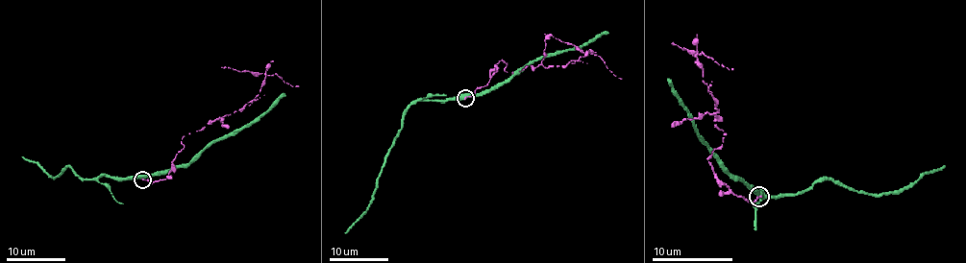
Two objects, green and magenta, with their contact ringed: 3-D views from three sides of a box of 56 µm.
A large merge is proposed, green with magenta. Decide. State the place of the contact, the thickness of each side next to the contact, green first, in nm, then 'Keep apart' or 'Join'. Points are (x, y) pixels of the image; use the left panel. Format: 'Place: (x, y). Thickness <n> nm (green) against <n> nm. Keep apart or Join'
Place: (142, 179). Thickness 440 nm (green) against 200 nm. Keep apart

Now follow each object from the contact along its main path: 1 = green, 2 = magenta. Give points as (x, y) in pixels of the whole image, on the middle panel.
1: (465, 98), (421, 100), (409, 106), (404, 115), (402, 129), (377, 180), (368, 209), (345, 233)
2: (465, 98), (487, 83), (501, 59), (504, 70), (520, 71), (562, 67), (589, 53), (545, 34)

